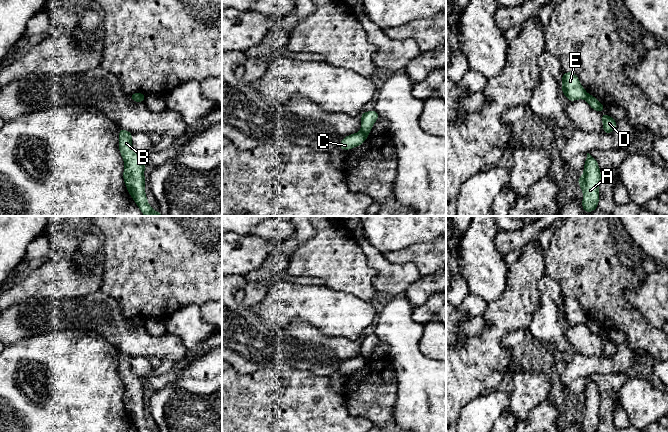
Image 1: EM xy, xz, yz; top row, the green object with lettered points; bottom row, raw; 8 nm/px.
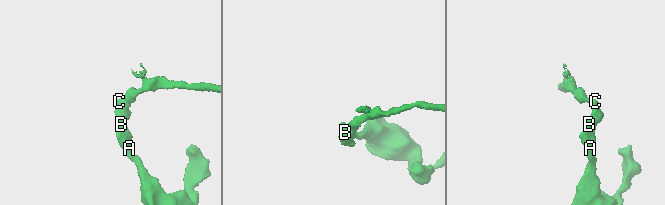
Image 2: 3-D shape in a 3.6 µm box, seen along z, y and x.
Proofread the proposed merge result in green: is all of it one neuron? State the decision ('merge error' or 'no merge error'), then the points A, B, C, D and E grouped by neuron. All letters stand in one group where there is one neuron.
merge error; A B C D / E

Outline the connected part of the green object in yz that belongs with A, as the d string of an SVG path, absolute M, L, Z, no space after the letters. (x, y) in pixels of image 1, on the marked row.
M587 153L583 170L584 174L577 179L583 192L582 207L585 212L593 212L598 207L600 199L601 172L596 159L589 153Z

